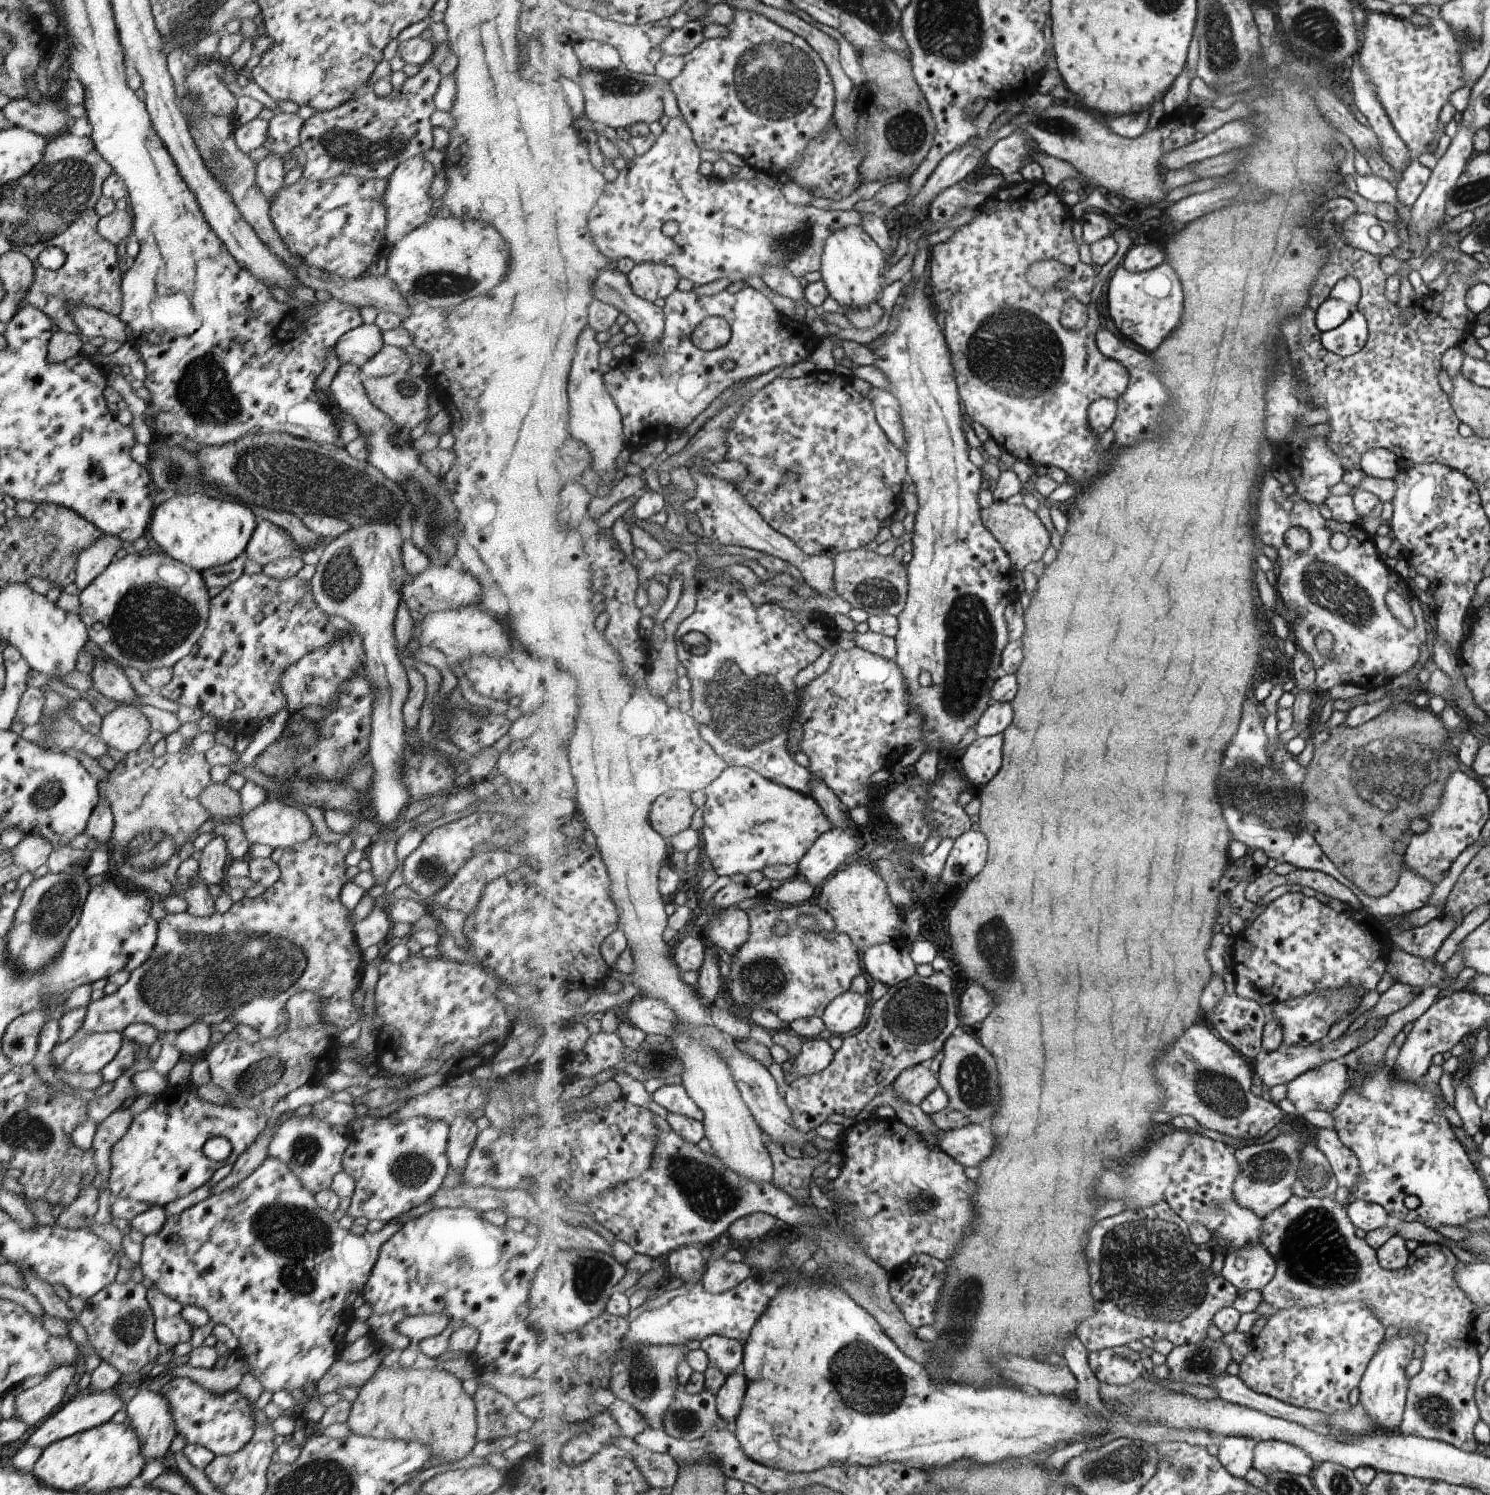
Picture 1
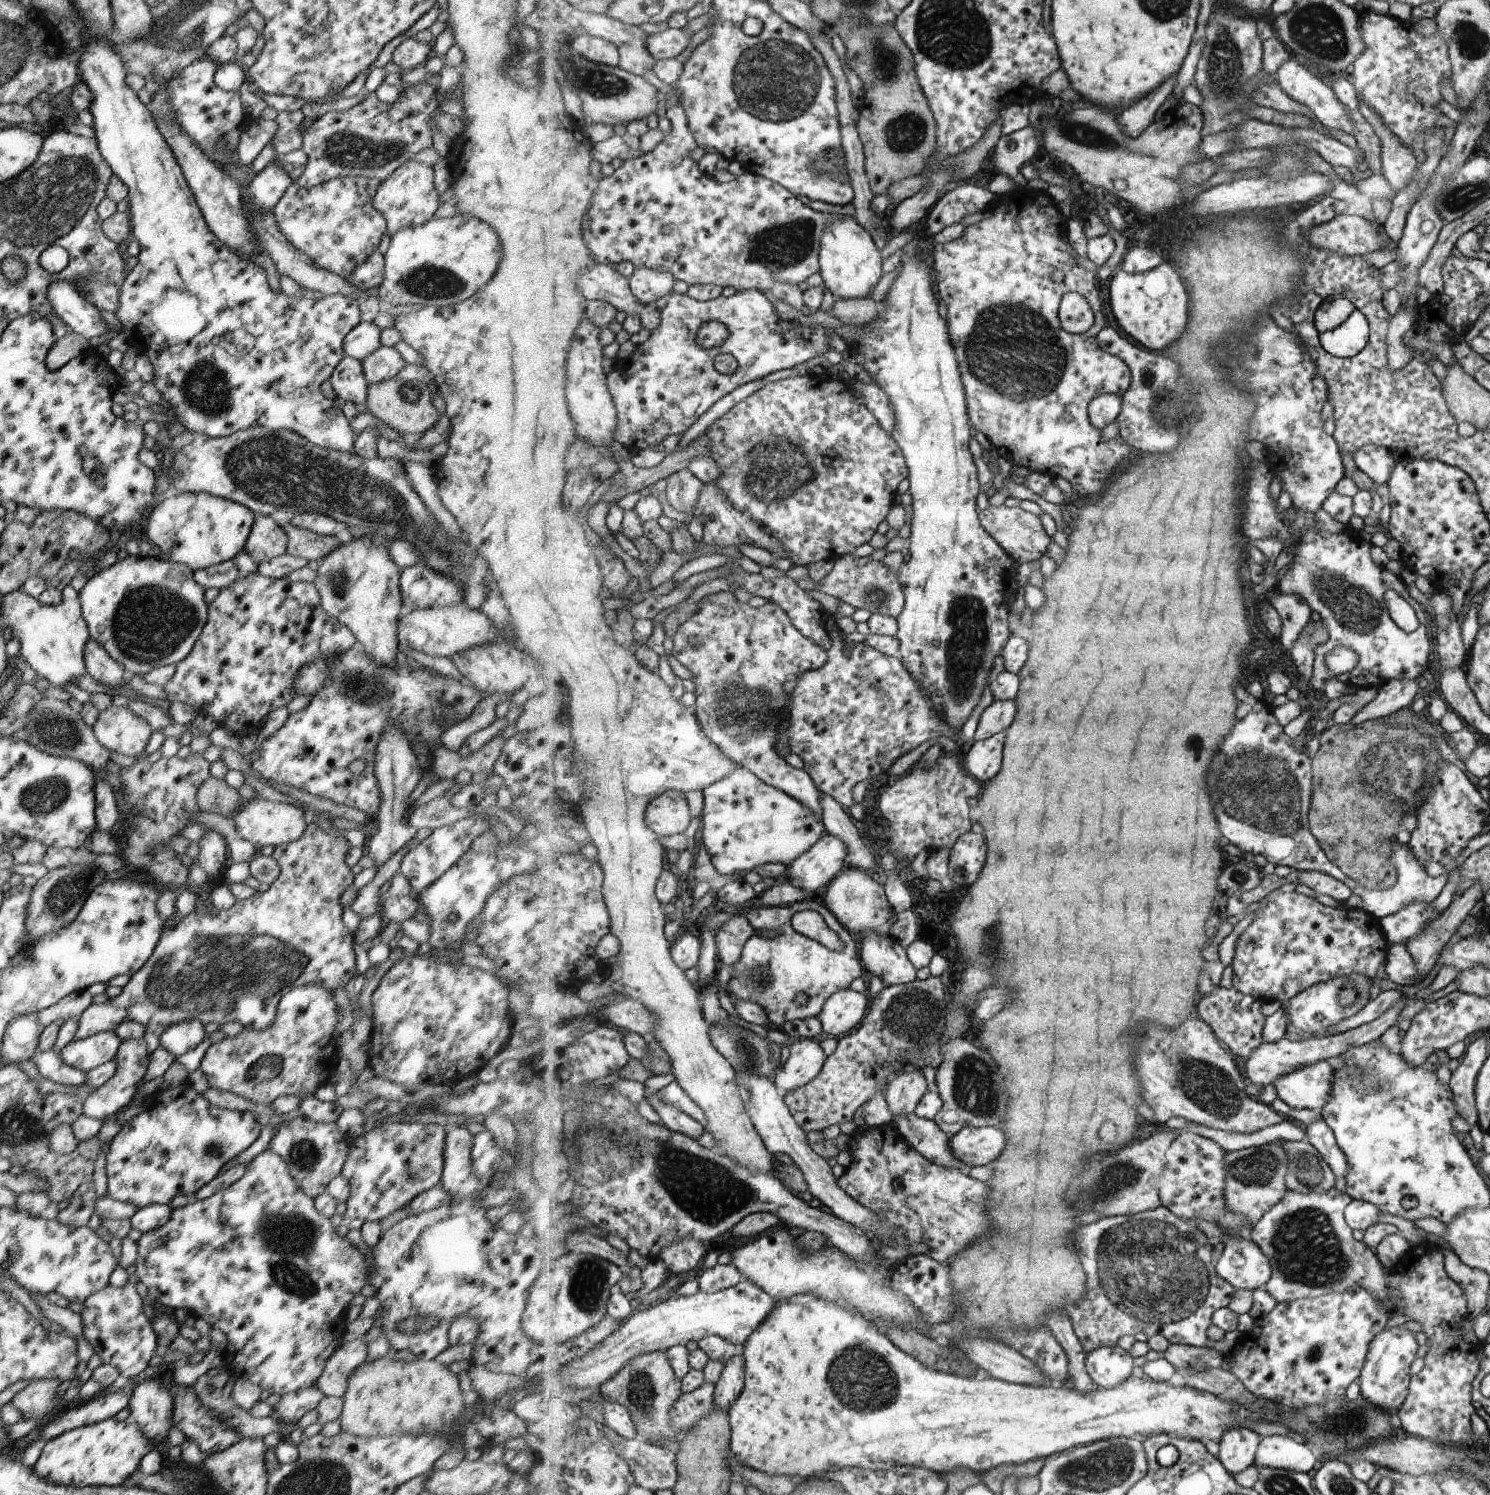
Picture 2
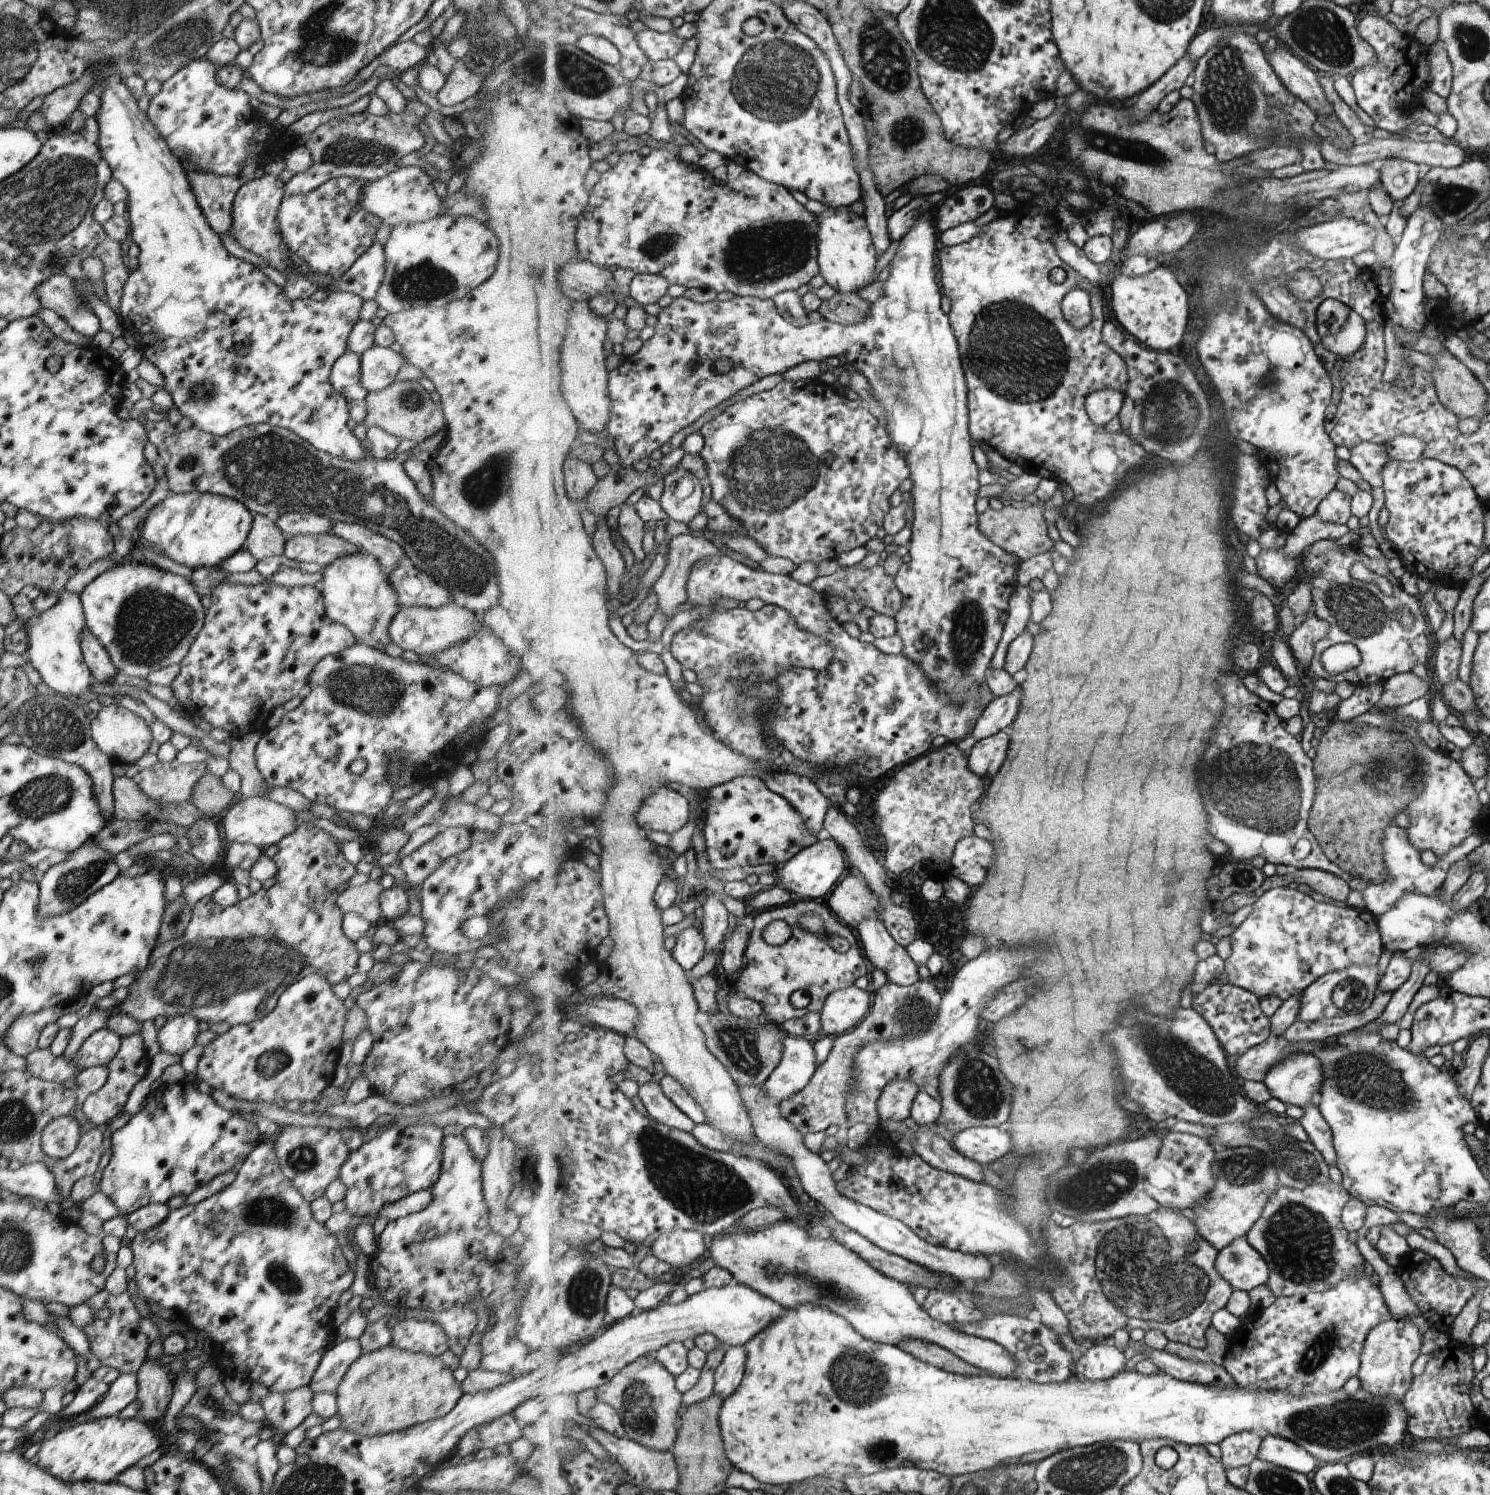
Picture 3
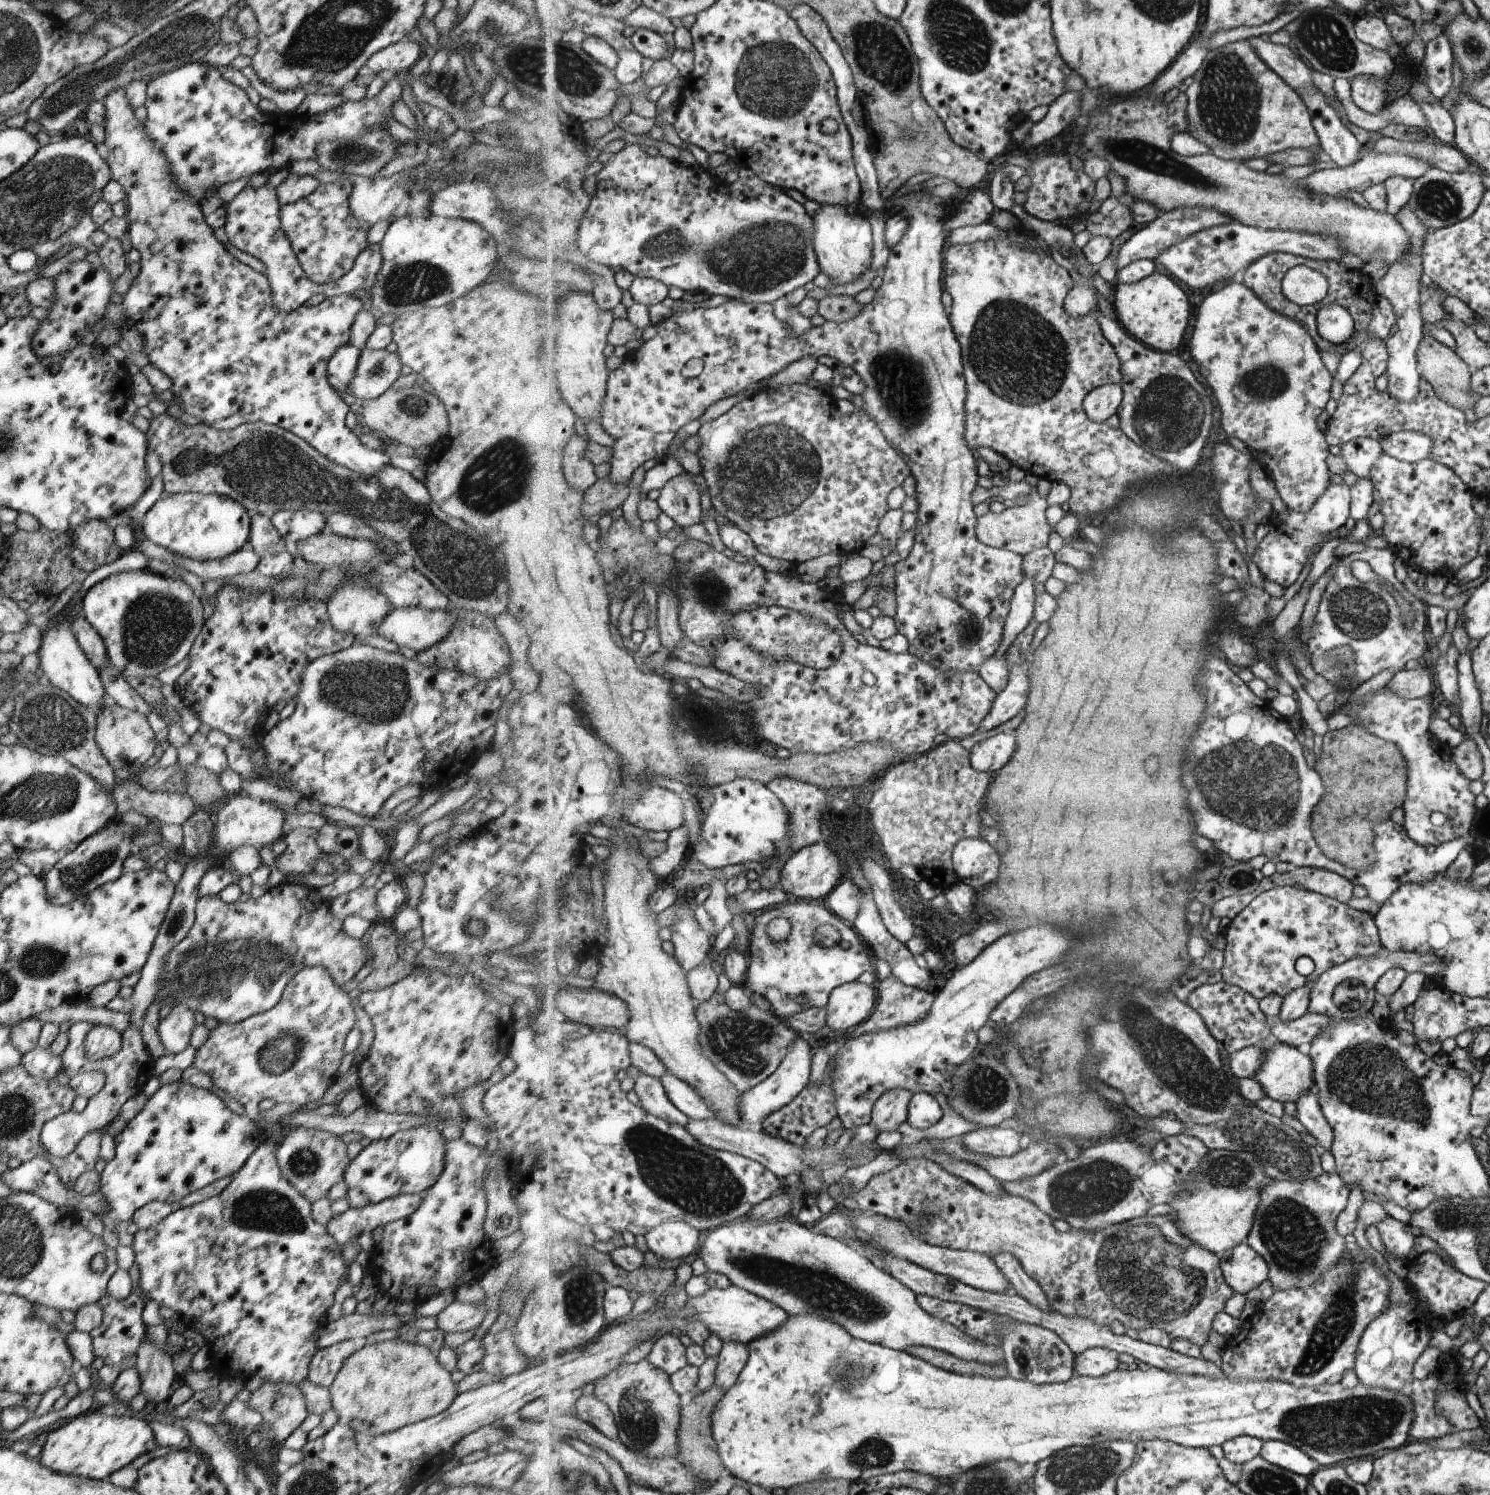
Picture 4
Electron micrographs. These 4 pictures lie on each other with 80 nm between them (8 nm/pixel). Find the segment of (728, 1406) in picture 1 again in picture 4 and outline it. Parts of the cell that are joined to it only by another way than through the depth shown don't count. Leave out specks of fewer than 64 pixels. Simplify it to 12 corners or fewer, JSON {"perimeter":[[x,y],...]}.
{"perimeter":[[724,1343],[716,1384],[729,1390],[749,1360],[749,1344]]}

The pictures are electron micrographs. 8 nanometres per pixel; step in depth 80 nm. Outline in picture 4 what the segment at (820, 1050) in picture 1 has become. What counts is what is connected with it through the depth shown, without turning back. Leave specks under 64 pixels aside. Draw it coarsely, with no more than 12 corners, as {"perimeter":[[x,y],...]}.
{"perimeter":[[800,1036],[768,1080],[741,1093],[762,1124],[807,1088],[814,1043]]}

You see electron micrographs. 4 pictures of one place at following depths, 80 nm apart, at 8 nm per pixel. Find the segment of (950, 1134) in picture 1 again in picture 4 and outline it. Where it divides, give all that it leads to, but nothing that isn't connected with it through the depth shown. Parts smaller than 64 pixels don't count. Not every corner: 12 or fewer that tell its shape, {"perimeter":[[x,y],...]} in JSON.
{"perimeter":[[983,1127],[963,1136],[969,1152],[1011,1158],[1027,1148],[1023,1134]]}

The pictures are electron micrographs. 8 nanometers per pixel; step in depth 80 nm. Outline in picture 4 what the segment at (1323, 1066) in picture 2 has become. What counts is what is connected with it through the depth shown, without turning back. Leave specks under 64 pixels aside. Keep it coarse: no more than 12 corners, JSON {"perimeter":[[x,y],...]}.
{"perimeter":[[1274,1037],[1255,1079],[1268,1097],[1297,1103],[1314,1090],[1310,1055]]}

